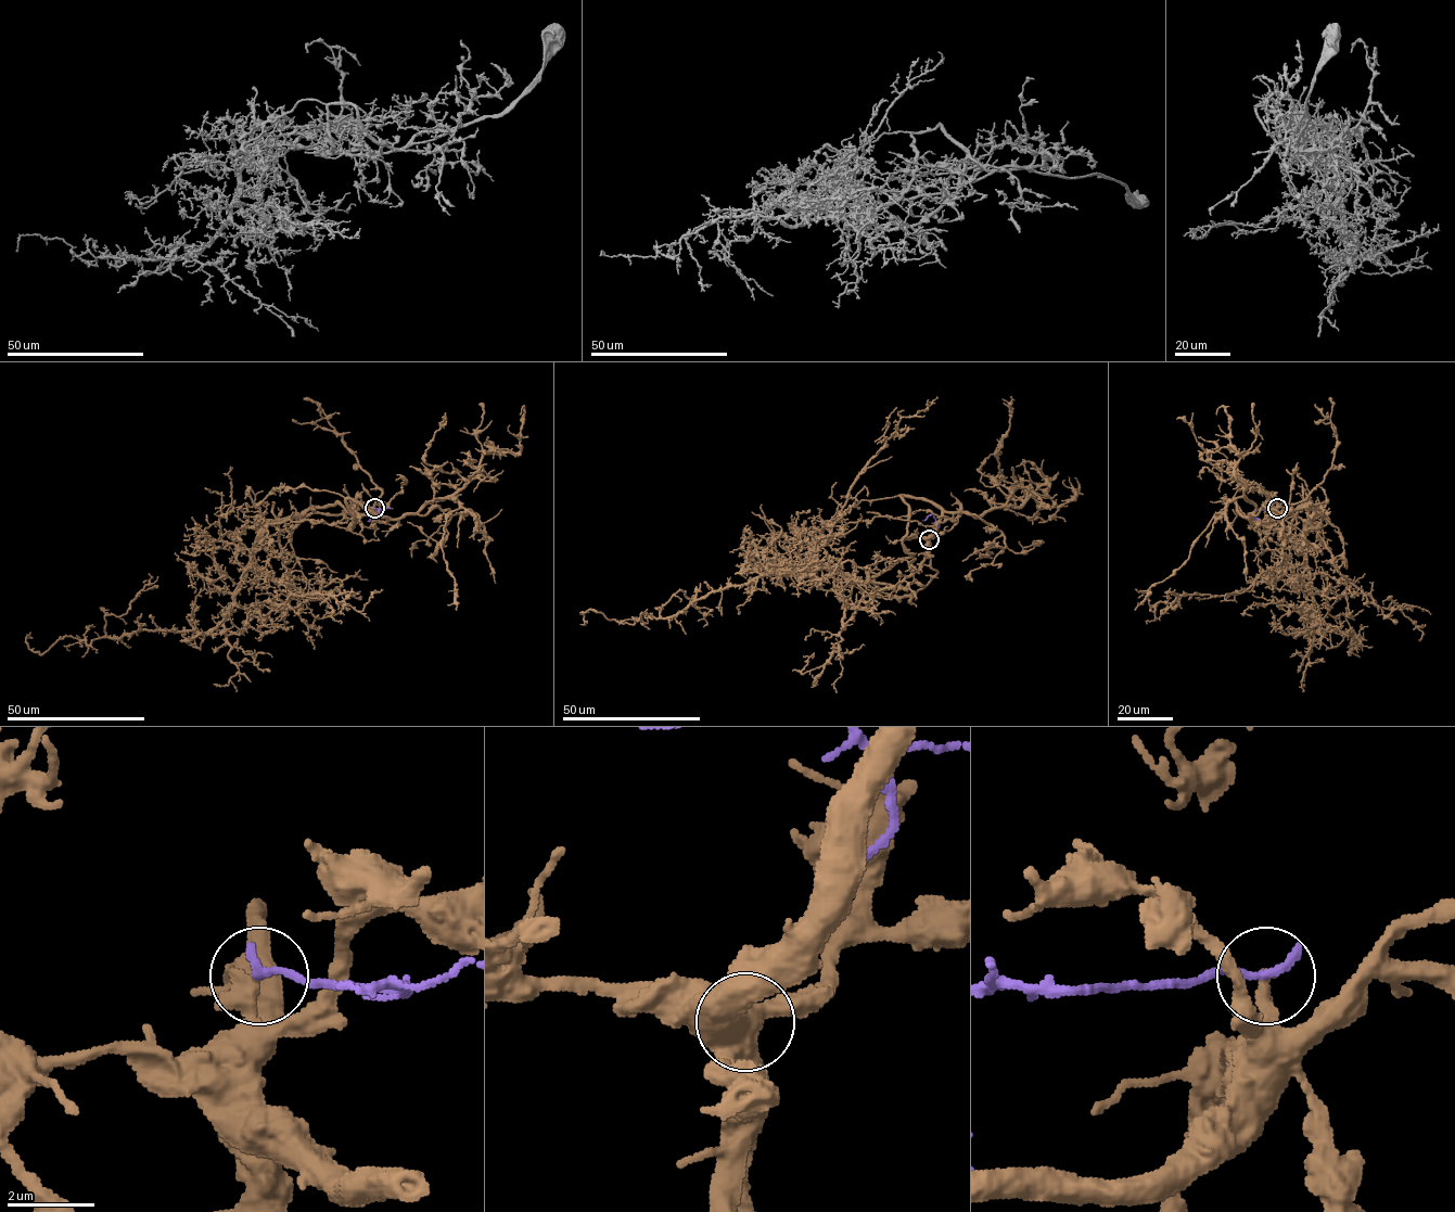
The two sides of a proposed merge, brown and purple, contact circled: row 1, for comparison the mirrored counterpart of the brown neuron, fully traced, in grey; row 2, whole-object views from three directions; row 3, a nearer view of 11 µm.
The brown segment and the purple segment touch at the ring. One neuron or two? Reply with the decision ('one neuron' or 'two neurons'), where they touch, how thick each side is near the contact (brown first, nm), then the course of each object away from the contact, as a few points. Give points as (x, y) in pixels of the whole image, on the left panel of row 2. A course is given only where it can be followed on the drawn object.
two neurons; place (374, 508); calibres 380 and 240 nm; course brown (373, 508), (269, 523), (234, 606), (205, 632), (63, 636), (39, 653), (30, 632); course purple (373, 508), (383, 509), (378, 517), (368, 521)

